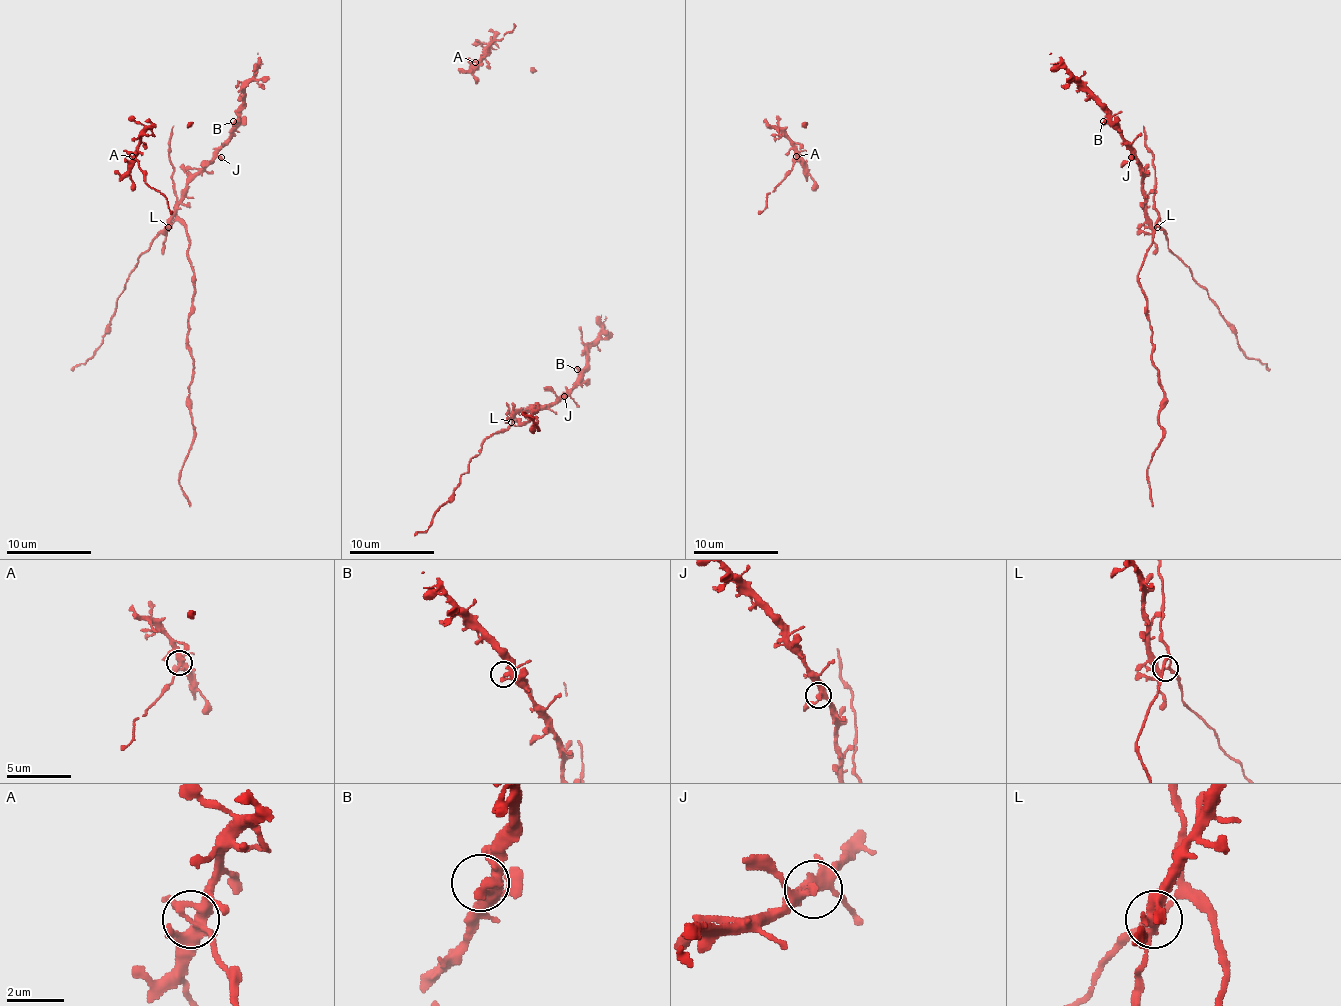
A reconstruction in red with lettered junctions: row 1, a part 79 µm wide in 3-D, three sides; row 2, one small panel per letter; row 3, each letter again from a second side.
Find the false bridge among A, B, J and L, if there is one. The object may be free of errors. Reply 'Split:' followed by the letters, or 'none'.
Split: L

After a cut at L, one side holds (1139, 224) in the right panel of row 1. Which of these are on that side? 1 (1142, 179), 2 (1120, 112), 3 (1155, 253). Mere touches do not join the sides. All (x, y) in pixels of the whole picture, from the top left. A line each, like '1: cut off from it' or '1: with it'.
1: with it
2: with it
3: with it

